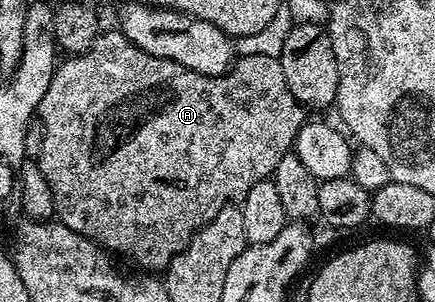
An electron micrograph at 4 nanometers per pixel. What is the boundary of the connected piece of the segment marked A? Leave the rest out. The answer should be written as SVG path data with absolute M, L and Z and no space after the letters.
M104 31L94 39L90 51L64 60L57 64L56 73L50 80L50 87L47 88L46 95L43 95L38 110L38 119L44 124L38 164L46 183L50 183L50 195L54 195L55 216L79 237L87 237L113 254L121 253L122 256L137 261L144 269L167 270L171 261L192 242L193 235L211 217L218 215L218 211L222 211L227 205L239 202L250 191L250 187L254 187L254 183L269 180L278 163L282 162L282 157L293 148L298 131L306 124L306 110L294 99L294 95L290 95L290 87L286 87L286 75L282 75L279 57L237 56L228 72L221 77L211 77L198 71L190 71L190 67L182 67L182 63L150 55L134 47L134 43L130 43L130 39L126 39L119 31Z

